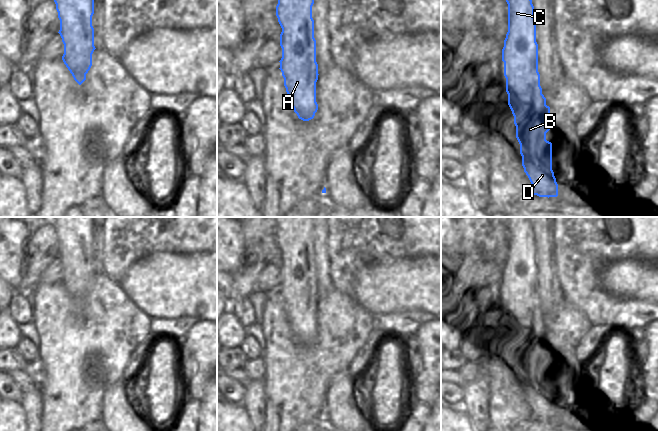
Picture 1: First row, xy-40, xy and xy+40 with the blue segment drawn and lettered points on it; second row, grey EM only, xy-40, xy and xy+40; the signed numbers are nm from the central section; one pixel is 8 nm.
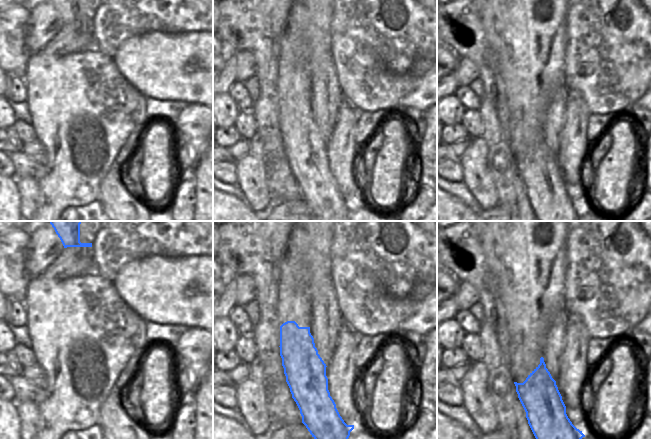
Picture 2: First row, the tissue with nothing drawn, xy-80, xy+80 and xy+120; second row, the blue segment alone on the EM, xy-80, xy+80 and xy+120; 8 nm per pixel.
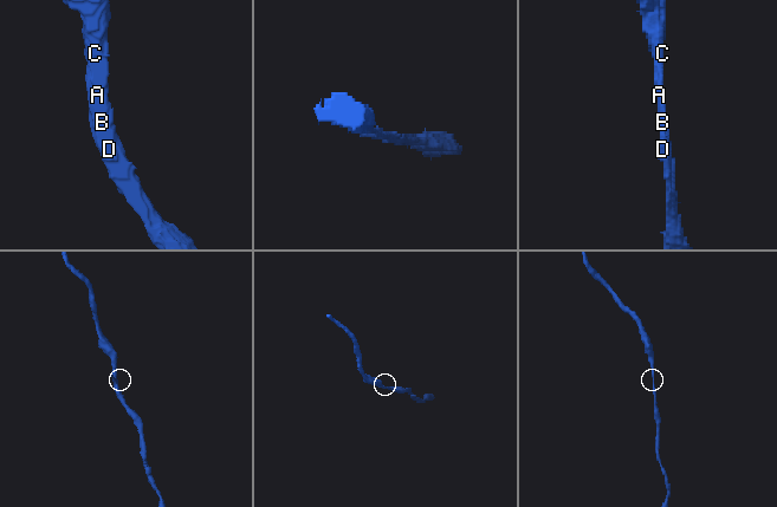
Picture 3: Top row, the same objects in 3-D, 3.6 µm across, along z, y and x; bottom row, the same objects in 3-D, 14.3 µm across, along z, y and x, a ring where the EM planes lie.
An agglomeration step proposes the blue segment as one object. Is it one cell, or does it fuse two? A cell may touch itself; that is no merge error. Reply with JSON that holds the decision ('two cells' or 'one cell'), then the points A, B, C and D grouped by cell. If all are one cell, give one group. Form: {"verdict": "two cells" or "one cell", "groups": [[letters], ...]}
{"verdict": "one cell", "groups": [["A", "B", "C", "D"]]}

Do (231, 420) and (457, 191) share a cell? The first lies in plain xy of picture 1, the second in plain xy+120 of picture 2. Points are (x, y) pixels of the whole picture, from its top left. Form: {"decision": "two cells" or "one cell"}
{"decision": "two cells"}

